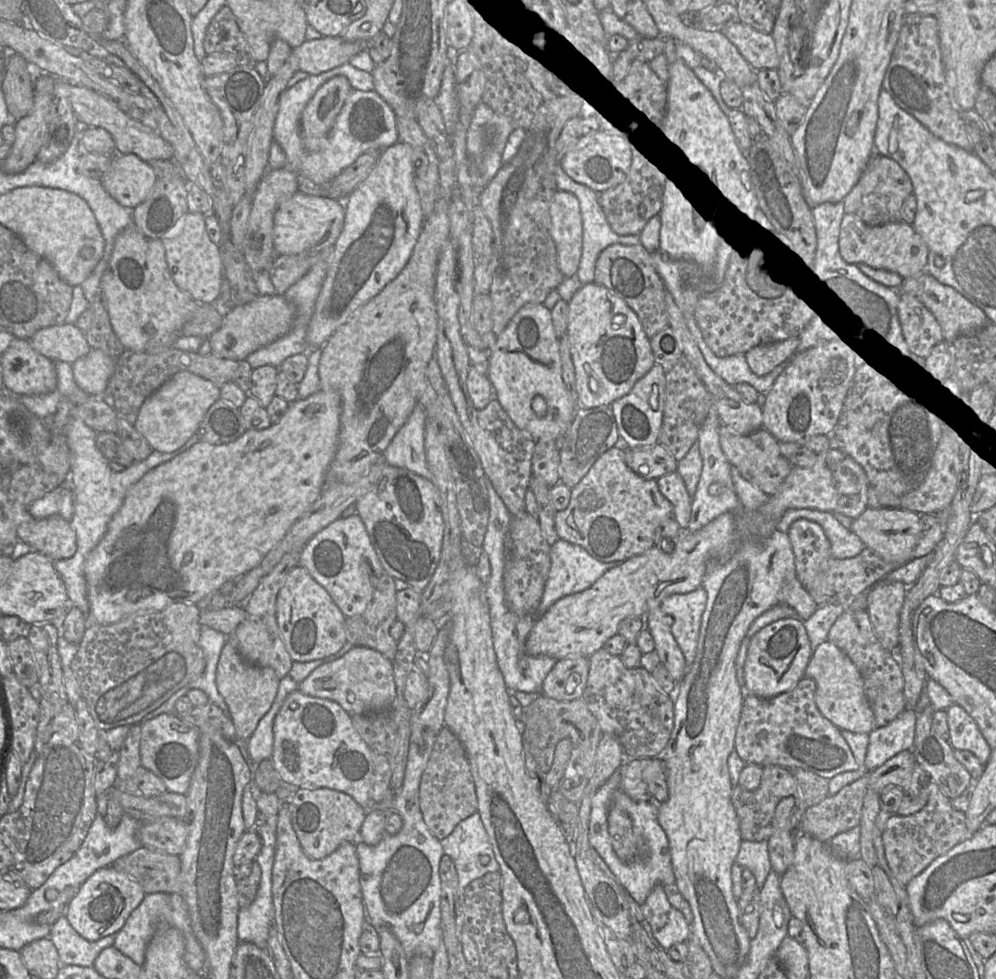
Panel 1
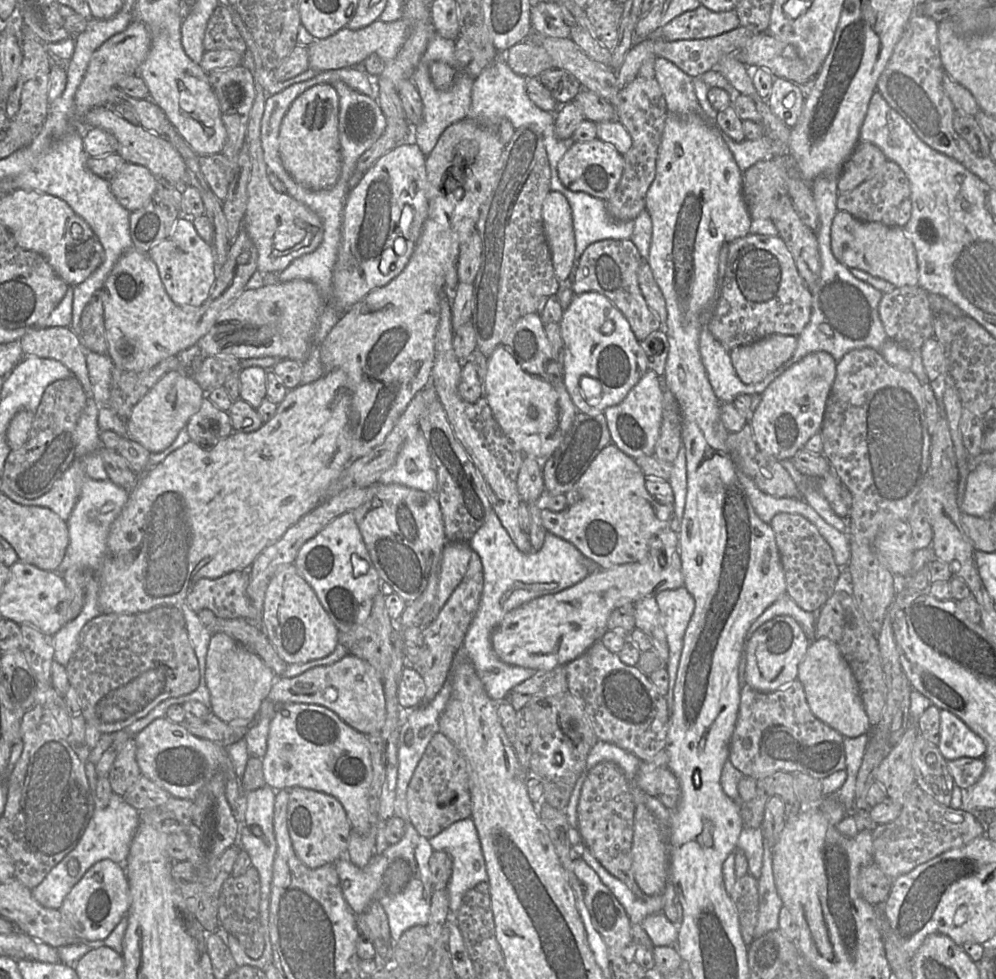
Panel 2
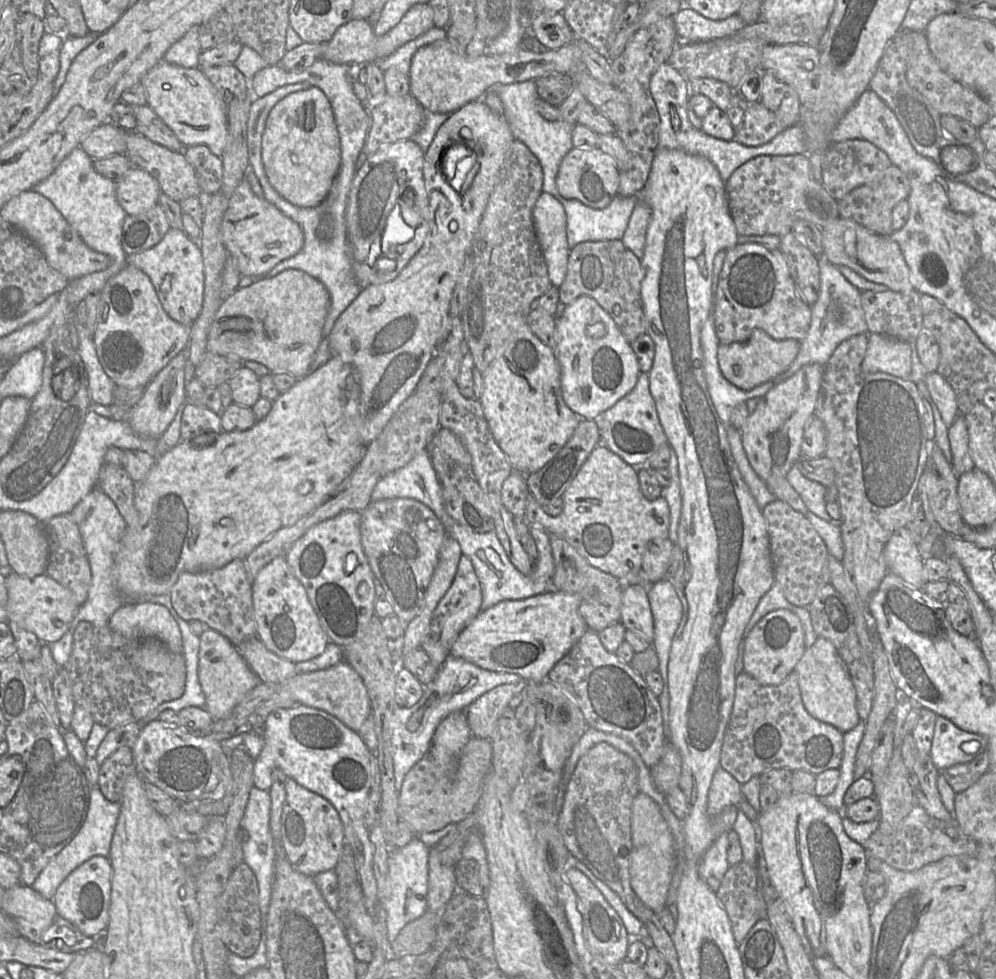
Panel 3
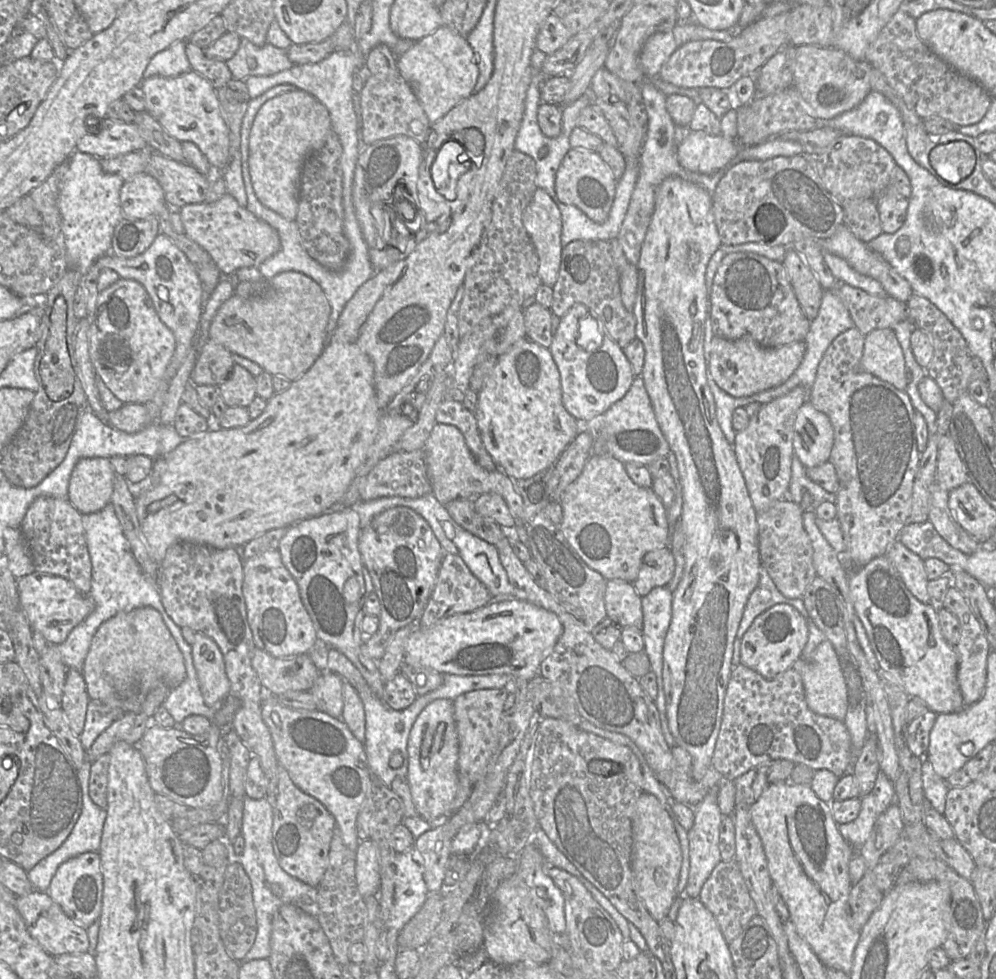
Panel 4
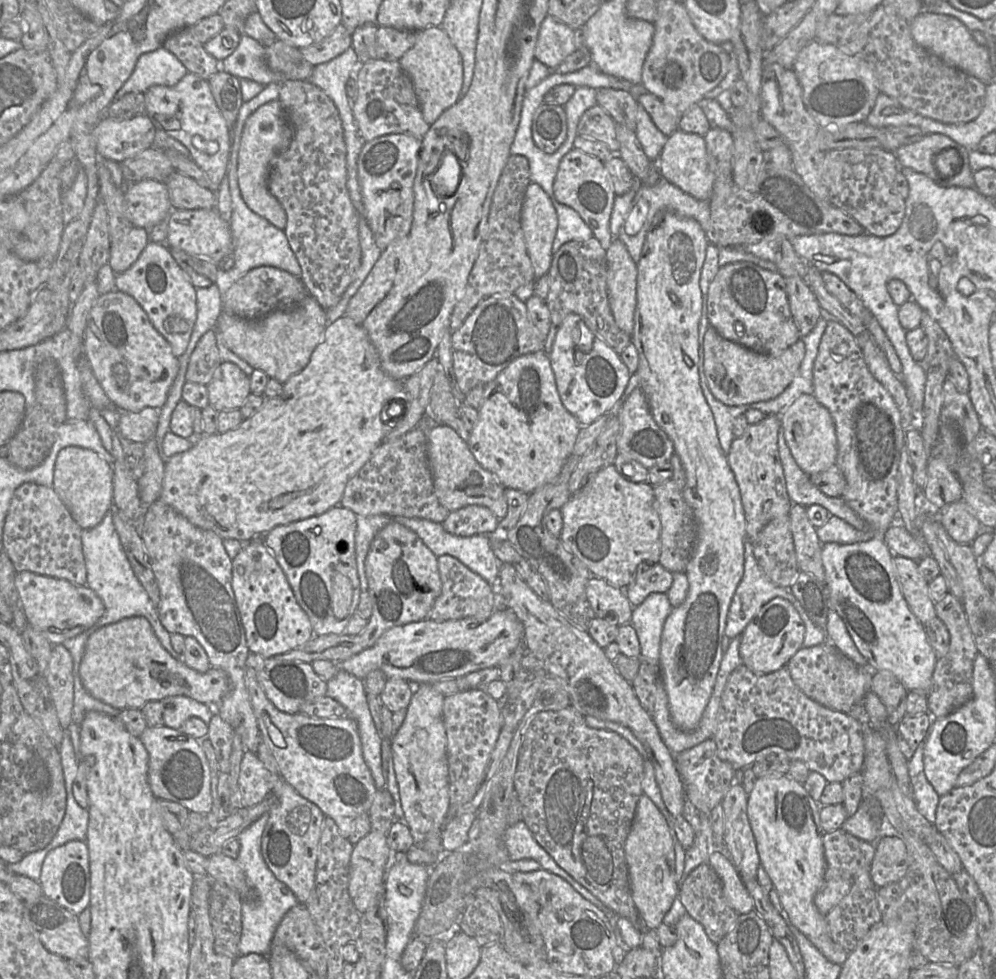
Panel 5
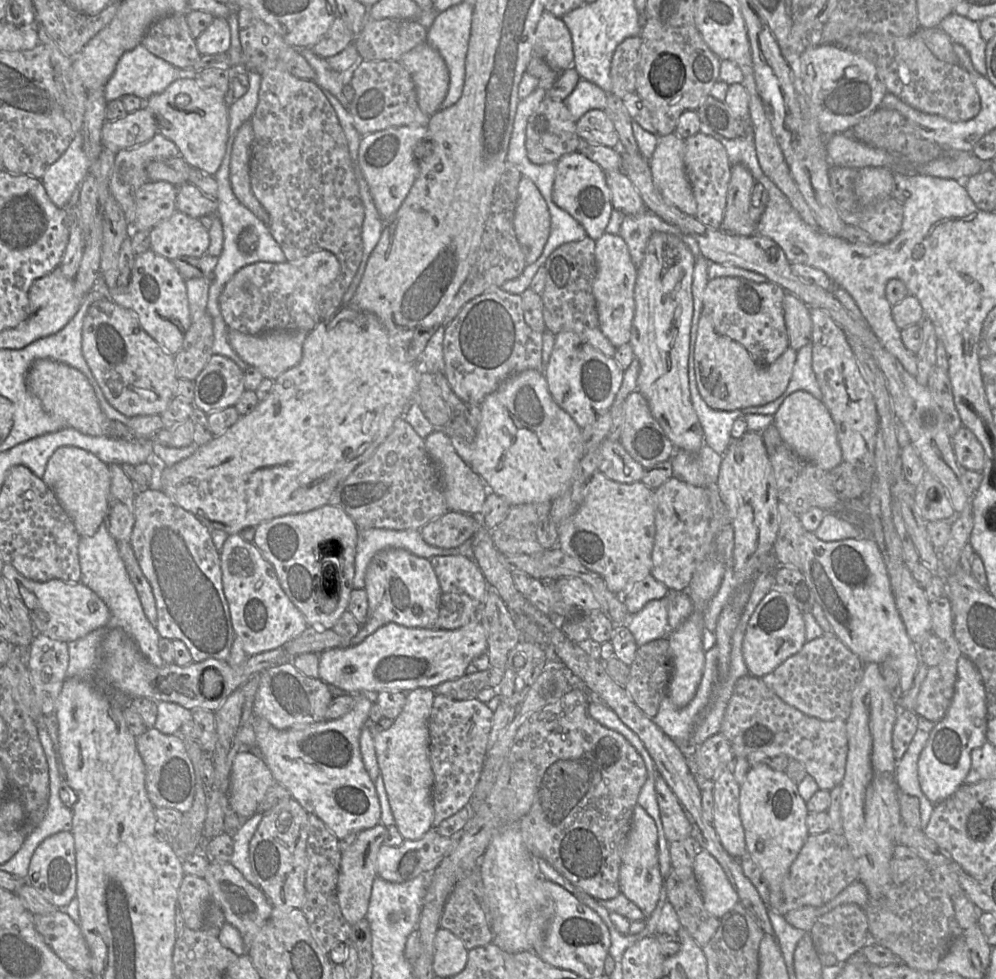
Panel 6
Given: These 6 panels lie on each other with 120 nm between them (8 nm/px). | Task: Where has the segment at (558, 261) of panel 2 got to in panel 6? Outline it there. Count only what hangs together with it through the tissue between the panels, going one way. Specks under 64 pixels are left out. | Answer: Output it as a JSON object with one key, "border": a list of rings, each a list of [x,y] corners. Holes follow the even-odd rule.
{"border":[[[522,176],[513,225],[527,264],[535,262],[541,255],[550,233],[550,224],[550,213],[543,196],[529,178]]]}

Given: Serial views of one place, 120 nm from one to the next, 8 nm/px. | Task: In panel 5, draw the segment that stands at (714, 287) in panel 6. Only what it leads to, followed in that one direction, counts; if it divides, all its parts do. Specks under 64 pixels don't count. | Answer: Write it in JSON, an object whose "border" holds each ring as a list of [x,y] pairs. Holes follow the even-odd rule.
{"border":[[[734,262],[720,267],[708,290],[707,317],[710,326],[723,338],[760,354],[775,355],[786,350],[799,341],[801,335],[790,311],[785,280],[779,272],[750,262]]]}

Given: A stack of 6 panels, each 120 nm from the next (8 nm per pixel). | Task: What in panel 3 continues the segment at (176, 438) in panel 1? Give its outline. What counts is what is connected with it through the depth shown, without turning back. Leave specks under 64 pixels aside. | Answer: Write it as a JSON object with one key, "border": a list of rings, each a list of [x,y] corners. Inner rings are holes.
{"border":[[[187,348],[178,353],[146,386],[141,399],[129,411],[127,422],[139,435],[159,439],[174,420],[179,408],[187,402],[185,363]]]}

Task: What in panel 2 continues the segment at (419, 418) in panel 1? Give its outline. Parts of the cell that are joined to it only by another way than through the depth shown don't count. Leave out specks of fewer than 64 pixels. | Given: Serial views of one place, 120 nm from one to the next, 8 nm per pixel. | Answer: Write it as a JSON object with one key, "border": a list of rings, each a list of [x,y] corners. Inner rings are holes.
{"border":[[[421,430],[402,446],[395,463],[380,476],[378,482],[384,485],[399,484],[436,494],[437,473]]]}

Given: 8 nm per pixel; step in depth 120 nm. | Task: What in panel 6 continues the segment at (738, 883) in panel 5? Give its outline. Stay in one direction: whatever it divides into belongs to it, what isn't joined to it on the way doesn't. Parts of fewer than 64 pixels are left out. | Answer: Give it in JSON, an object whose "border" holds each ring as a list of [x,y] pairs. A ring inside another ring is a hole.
{"border":[[[707,851],[697,852],[693,872],[700,887],[704,907],[712,916],[720,919],[740,901],[723,868]]]}

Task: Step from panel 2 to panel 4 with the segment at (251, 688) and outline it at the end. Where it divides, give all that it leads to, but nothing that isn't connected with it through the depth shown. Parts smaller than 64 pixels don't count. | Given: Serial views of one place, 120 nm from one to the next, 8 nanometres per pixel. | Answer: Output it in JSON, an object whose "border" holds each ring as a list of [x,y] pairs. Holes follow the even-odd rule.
{"border":[[[196,632],[192,658],[205,704],[214,710],[219,709],[230,694],[230,681],[221,650],[213,639]]]}

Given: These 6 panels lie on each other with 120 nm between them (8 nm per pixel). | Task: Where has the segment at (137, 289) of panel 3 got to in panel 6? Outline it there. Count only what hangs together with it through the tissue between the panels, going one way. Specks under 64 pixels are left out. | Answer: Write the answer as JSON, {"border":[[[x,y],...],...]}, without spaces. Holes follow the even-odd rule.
{"border":[[[111,298],[95,302],[88,310],[82,329],[82,351],[89,368],[107,401],[123,415],[162,415],[176,396],[177,381],[174,355],[163,349],[141,326],[138,316]]]}

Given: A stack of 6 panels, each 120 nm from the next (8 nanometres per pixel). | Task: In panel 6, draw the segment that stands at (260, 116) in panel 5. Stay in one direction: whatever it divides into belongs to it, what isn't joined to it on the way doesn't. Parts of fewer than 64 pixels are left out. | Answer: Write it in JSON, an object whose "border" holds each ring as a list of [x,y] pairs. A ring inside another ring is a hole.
{"border":[[[251,120],[246,121],[238,130],[231,155],[230,180],[237,199],[256,215],[263,223],[269,224],[266,209],[255,197],[250,180],[250,159],[254,132]]]}

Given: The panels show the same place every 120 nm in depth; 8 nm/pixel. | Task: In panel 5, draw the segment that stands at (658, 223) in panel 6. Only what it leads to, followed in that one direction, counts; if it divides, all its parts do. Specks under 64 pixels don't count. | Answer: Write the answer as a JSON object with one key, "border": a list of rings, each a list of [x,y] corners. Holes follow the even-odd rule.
{"border":[[[660,178],[654,185],[642,185],[632,199],[616,238],[626,247],[633,261],[637,264],[654,217],[662,211],[670,211],[679,216],[696,220],[706,230],[710,217],[709,200],[698,200],[685,193],[677,186]]]}

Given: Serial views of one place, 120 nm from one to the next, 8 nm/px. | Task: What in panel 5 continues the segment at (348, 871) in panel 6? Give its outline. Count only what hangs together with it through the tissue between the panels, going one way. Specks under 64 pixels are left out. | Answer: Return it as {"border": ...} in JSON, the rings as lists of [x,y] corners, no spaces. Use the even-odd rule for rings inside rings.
{"border":[[[371,830],[354,845],[350,859],[348,889],[355,908],[360,914],[365,913],[379,898],[384,897],[387,872],[396,862],[397,854],[403,853],[391,851],[386,834],[379,831]]]}

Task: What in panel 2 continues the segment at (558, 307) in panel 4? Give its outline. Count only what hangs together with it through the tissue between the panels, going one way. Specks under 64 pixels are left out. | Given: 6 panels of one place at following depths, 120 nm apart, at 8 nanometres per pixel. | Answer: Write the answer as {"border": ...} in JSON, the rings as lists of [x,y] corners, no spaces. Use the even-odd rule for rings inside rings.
{"border":[[[602,240],[589,245],[580,256],[570,287],[575,295],[597,292],[606,296],[628,320],[639,342],[661,329],[661,322],[647,305],[638,283],[638,270],[645,261],[629,240]]]}

